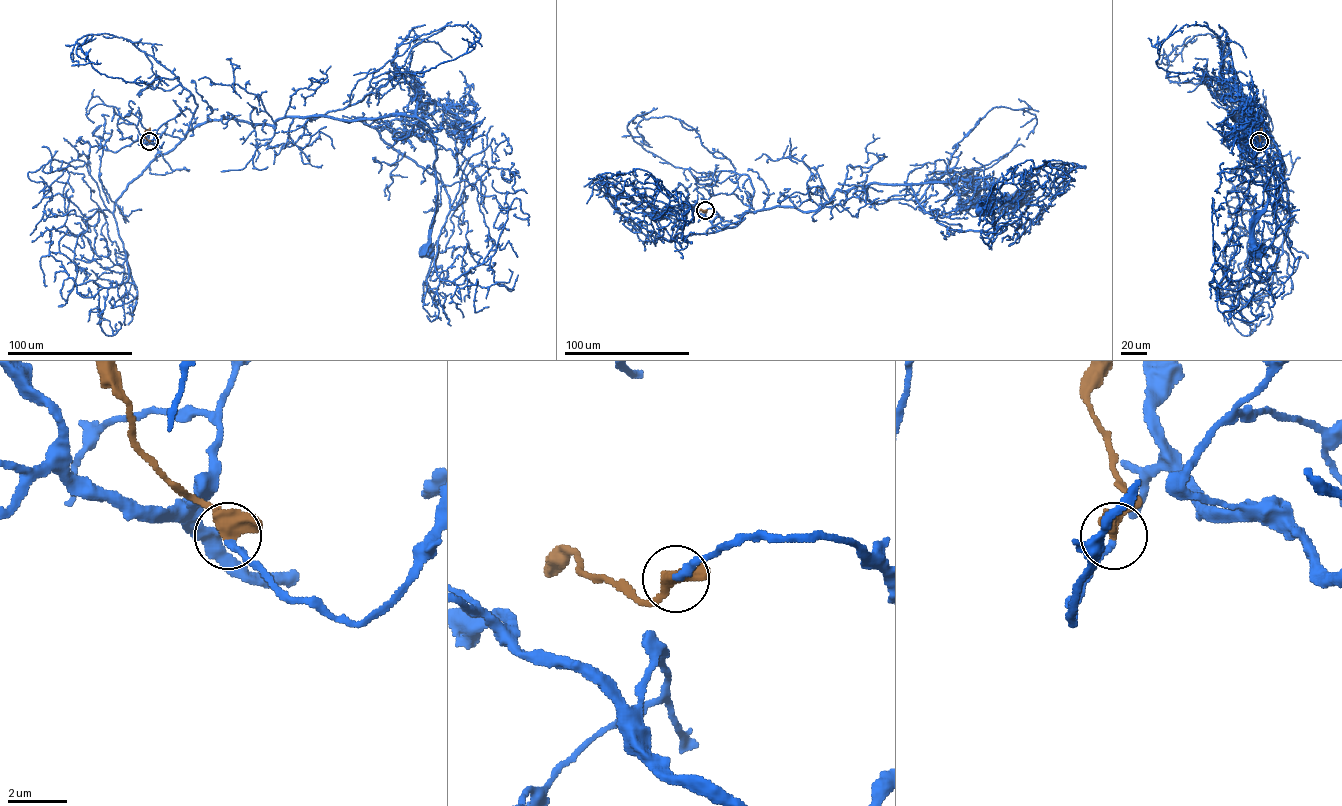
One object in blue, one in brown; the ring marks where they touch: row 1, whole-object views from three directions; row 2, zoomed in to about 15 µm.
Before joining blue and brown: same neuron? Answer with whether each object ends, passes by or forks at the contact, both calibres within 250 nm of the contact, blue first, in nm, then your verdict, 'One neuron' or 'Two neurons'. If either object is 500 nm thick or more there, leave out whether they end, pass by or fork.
At the ring blue ends. At the ring brown passes by. Thickness 240 nm (blue) against 400 nm. One neuron

